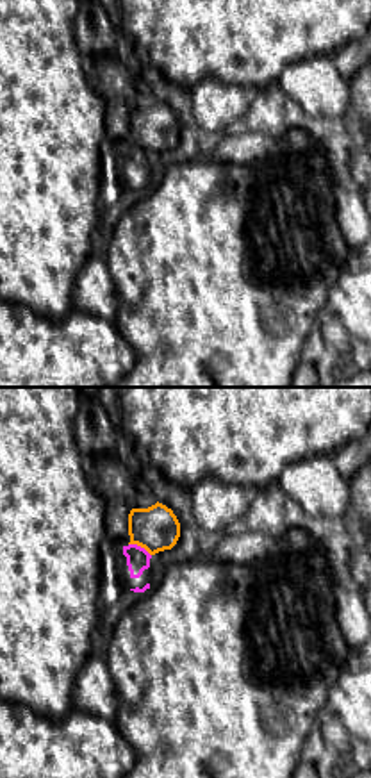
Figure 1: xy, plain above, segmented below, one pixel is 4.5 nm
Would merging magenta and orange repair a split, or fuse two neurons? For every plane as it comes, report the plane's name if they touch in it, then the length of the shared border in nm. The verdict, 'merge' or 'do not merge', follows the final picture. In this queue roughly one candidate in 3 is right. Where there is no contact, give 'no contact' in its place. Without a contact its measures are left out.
contact in xy; length 120 nm

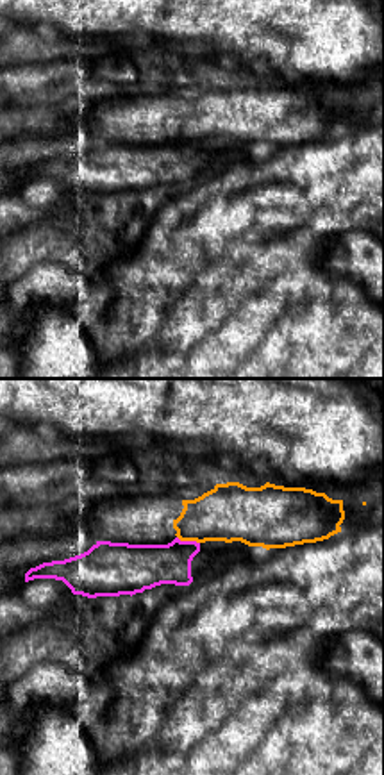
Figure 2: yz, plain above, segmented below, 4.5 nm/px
contact in yz; length 110 nm

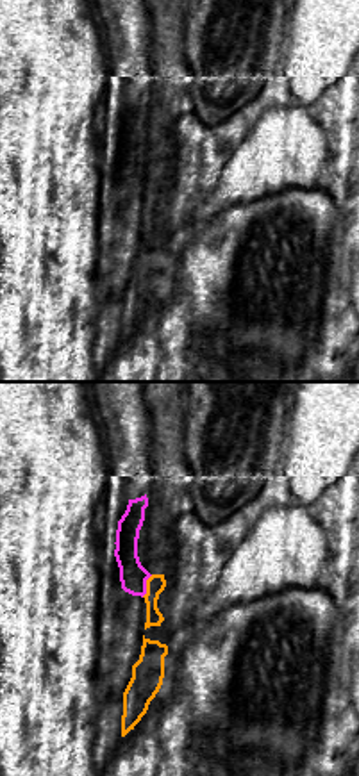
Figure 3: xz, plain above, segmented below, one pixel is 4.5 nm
contact in xz; length 120 nm

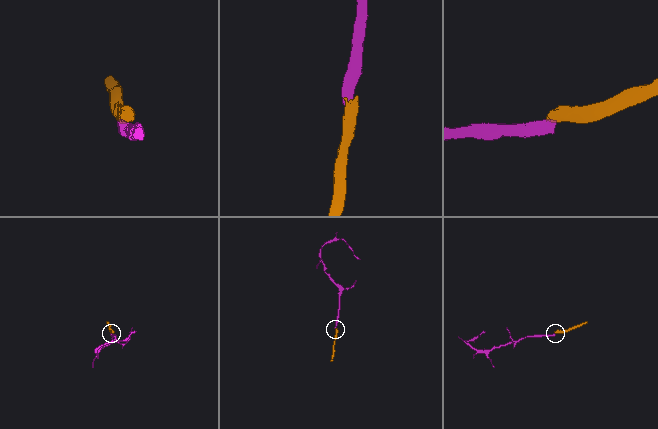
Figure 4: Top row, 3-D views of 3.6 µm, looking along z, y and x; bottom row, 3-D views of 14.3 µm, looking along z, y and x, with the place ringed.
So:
do not merge

